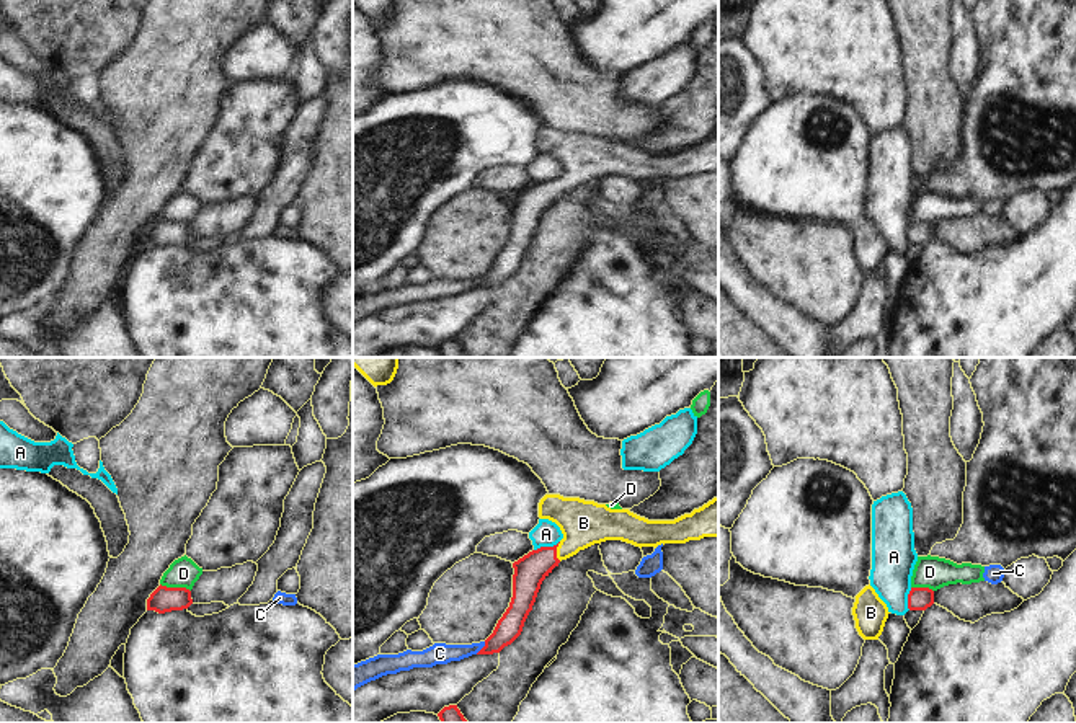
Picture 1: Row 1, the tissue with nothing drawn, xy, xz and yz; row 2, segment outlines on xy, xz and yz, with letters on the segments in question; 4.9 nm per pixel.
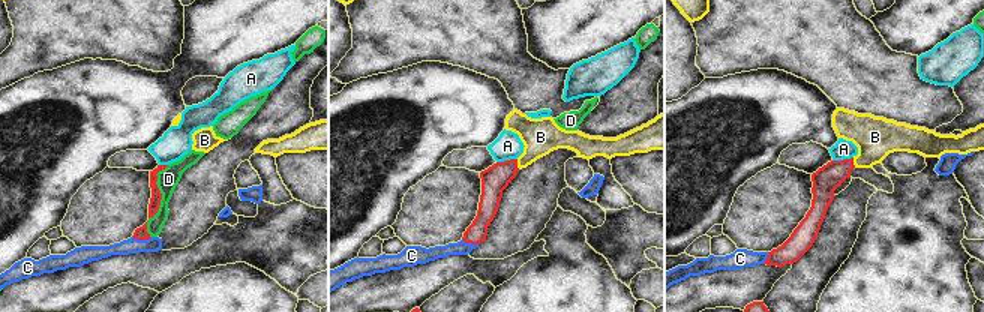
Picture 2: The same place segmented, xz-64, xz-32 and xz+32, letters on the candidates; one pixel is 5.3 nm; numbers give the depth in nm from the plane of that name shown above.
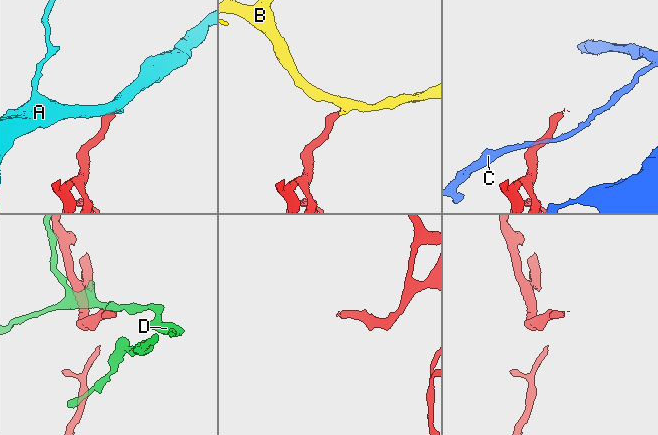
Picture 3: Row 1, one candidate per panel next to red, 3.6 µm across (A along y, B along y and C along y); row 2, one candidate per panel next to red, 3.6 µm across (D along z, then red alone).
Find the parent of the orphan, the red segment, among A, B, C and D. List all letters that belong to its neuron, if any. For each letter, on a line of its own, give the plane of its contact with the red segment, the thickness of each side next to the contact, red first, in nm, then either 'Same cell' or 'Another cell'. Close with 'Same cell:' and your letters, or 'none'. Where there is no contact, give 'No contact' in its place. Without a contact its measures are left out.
A: Touches red in xz. Thickness 160 nm (red) against 130 nm. Another cell
B: Touches red in xz. Thickness 160 nm (red) against 220 nm. Same cell
C: Touches red in xz. Thickness 120 nm (red) against 110 nm. Another cell
D: Touches red in xy. Thickness 130 nm (red) against 140 nm. Another cell
Same cell: B

